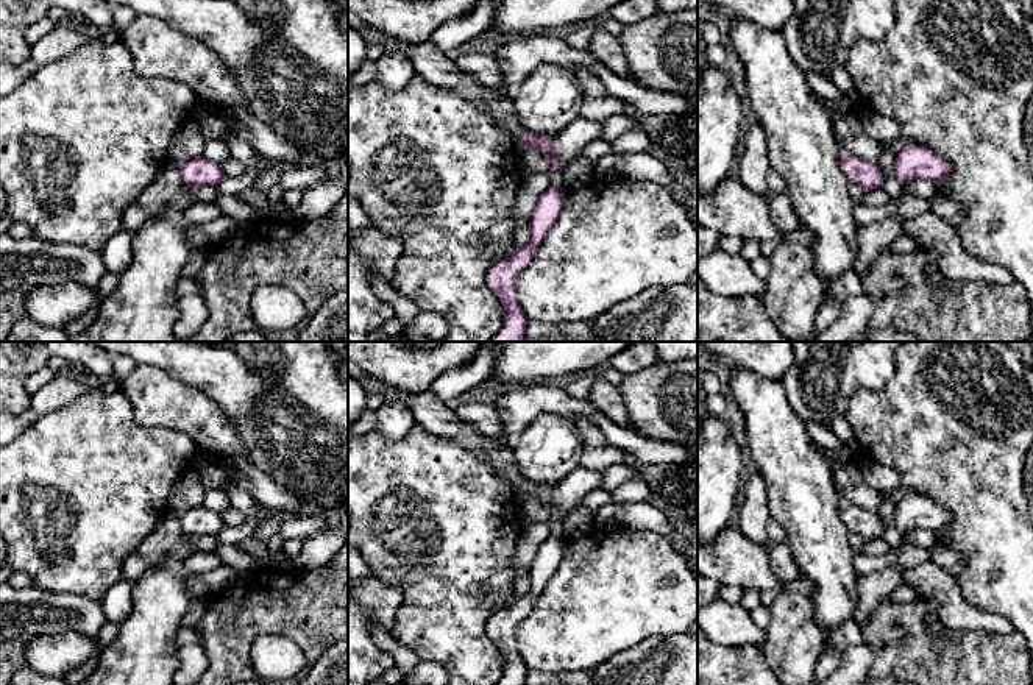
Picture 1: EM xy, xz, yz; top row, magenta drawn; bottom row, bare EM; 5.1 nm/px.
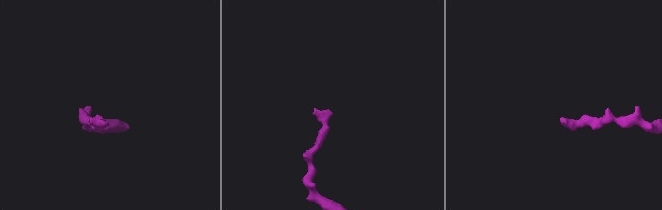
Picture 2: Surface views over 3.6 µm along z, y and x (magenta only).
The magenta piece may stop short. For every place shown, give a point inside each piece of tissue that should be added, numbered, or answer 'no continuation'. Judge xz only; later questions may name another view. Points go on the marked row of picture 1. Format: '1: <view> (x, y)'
1: xz (429, 63)

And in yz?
no continuation

